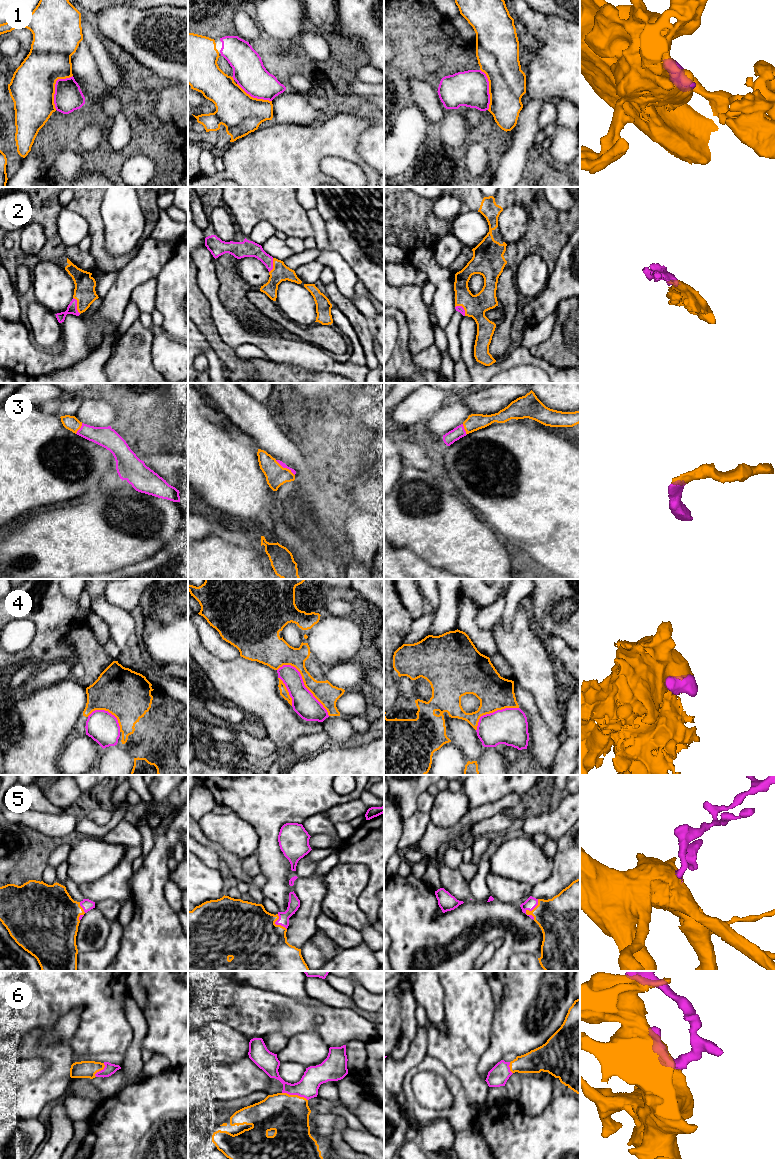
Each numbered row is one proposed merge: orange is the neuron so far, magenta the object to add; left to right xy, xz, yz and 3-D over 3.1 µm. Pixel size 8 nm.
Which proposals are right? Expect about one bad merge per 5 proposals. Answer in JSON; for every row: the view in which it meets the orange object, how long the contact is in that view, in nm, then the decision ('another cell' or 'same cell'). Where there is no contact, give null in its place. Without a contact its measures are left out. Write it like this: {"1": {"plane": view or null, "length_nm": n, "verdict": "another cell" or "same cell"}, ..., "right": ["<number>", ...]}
{"1": {"plane": "xy", "length_nm": 320, "verdict": "same cell"}, "2": {"plane": "xy", "length_nm": 150, "verdict": "same cell"}, "3": {"plane": "xz", "length_nm": 200, "verdict": "same cell"}, "4": {"plane": "xz", "length_nm": 550, "verdict": "another cell"}, "5": {"plane": "yz", "length_nm": 170, "verdict": "same cell"}, "6": {"plane": "xz", "length_nm": 220, "verdict": "same cell"}, "right": ["1", "2", "3", "5", "6"]}

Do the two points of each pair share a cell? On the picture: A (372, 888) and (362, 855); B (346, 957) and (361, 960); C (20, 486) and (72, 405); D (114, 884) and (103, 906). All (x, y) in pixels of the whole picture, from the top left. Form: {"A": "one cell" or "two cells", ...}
{"A": "one cell", "B": "one cell", "C": "two cells", "D": "two cells"}

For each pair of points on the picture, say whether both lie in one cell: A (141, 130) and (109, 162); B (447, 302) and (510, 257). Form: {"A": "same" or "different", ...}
{"A": "same", "B": "different"}

